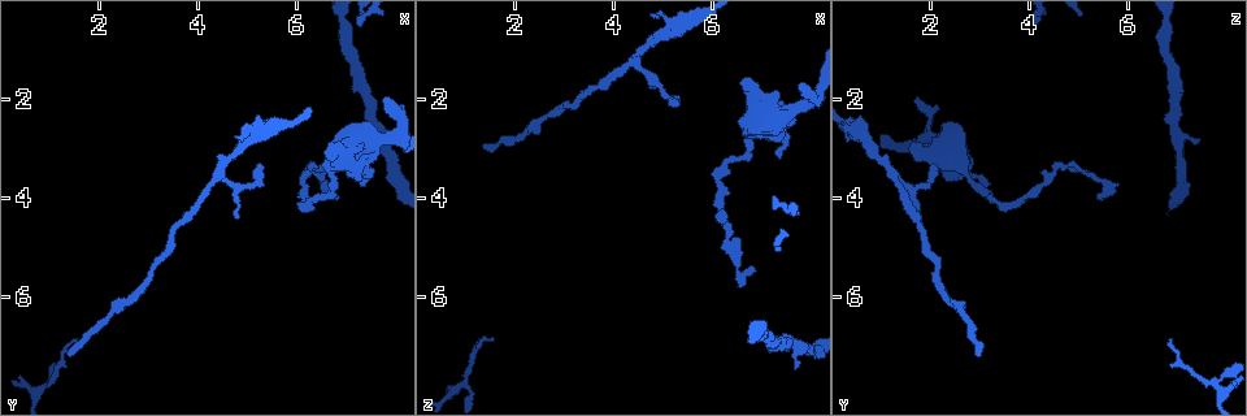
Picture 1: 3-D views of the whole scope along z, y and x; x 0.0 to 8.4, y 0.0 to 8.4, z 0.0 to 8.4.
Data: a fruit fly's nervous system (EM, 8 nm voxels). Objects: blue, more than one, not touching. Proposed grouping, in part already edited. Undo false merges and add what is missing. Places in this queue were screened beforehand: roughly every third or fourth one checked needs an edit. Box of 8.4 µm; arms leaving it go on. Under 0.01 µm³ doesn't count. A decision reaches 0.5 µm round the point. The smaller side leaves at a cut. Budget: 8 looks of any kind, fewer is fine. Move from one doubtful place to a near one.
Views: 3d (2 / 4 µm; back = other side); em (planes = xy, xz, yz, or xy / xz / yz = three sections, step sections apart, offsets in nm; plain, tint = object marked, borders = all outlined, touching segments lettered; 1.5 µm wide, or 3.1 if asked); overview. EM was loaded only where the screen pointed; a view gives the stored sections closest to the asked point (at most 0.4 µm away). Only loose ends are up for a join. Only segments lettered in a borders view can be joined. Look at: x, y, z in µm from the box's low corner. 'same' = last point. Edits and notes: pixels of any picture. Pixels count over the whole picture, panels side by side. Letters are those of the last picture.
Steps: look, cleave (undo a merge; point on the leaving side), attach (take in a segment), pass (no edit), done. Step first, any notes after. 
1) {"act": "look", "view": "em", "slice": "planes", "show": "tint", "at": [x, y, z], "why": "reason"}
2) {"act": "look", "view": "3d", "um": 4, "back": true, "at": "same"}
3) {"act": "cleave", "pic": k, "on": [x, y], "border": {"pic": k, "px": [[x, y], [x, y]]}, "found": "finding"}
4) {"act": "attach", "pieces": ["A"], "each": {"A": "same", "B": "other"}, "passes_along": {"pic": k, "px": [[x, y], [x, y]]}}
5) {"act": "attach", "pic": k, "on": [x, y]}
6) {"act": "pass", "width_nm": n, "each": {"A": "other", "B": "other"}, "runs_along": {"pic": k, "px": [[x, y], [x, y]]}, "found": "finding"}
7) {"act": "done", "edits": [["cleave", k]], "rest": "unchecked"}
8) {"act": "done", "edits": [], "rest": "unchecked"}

{"act": "look", "view": "em", "slice": "planes", "show": "borders", "at": [6.85, 4.00, 5.35], "why": "branch stops here"}

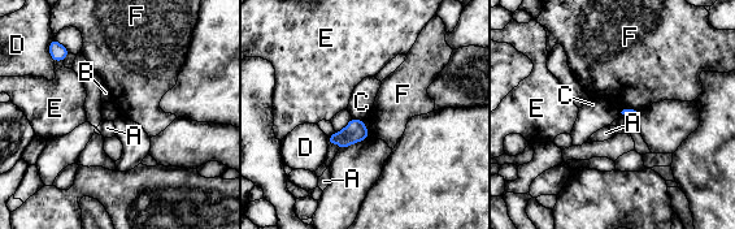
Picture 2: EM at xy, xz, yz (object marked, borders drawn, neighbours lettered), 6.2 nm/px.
{"act": "pass", "longest_contact_nm": ["F", 130], "each": {"A": "other", "B": "other", "C": "other", "D": "other", "E": "other", "F": "other"}, "border": {"pic": 2, "px": [[352, 117], [362, 121]]}, "found": "none of them fits"}

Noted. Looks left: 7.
{"act": "look", "view": "3d", "um": 2, "back": true, "at": [1.05, 7.75, 7.85], "why": "sharp bend"}

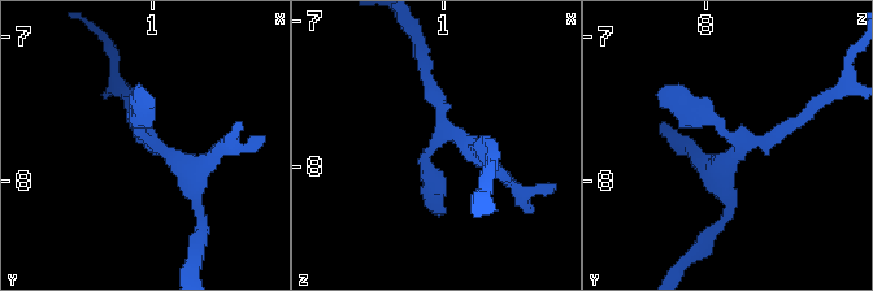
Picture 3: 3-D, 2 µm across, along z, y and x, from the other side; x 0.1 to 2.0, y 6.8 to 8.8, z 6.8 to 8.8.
{"act": "look", "view": "em", "slice": "yz", "step": 4, "show": "tint", "at": [1.04, 7.70, 7.80]}

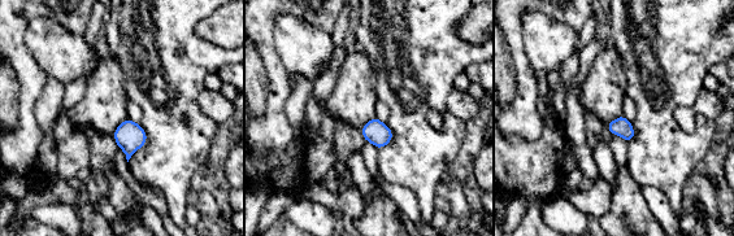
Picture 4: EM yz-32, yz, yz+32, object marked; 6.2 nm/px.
{"act": "look", "view": "em", "slice": "planes", "show": "borders", "at": "same", "why": "cut it another way"}

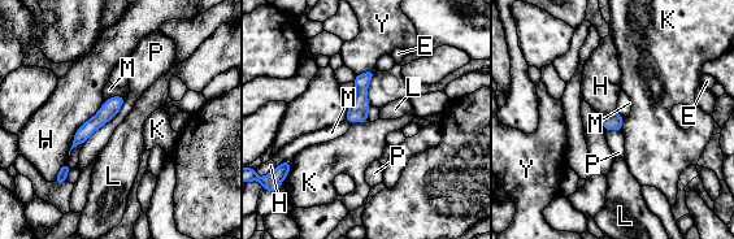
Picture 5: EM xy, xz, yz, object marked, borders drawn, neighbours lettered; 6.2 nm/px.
{"act": "pass", "each": {"E": "other", "H": "other", "K": "other", "L": "other", "M": "other", "P": "other", "Y": "other"}, "border": {"pic": 5, "px": [[125, 98], [120, 111], [82, 143]]}, "found": "continuous, no second neuron"}

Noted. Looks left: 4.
{"act": "look", "view": "3d", "um": 4, "at": [6.60, 3.15, 1.70], "why": "an open end"}

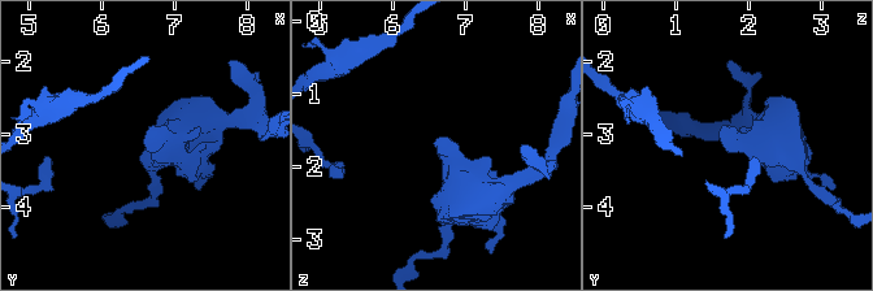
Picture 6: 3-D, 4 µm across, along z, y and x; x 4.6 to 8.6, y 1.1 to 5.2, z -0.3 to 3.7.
{"act": "look", "view": "em", "slice": "yz", "step": 8, "show": "borders", "at": [6.55, 3.10, 1.65]}

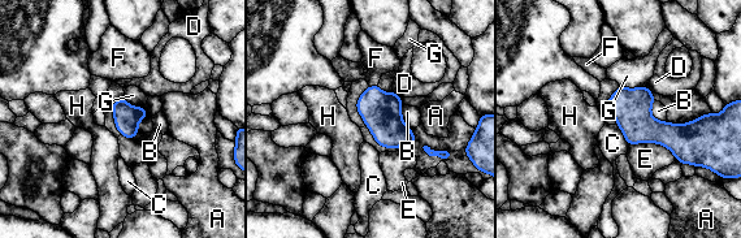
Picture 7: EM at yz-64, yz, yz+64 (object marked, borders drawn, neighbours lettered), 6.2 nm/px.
{"act": "attach", "pieces": ["F"], "width_nm": 160, "each": {"A": "other", "B": "other", "C": "other", "D": "other", "E": "other", "F": "same", "G": "other", "H": "other"}, "found": "the neuron continues"}

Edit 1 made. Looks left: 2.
{"act": "done", "edits": [["attach", 7]], "rest": "unchecked"}

